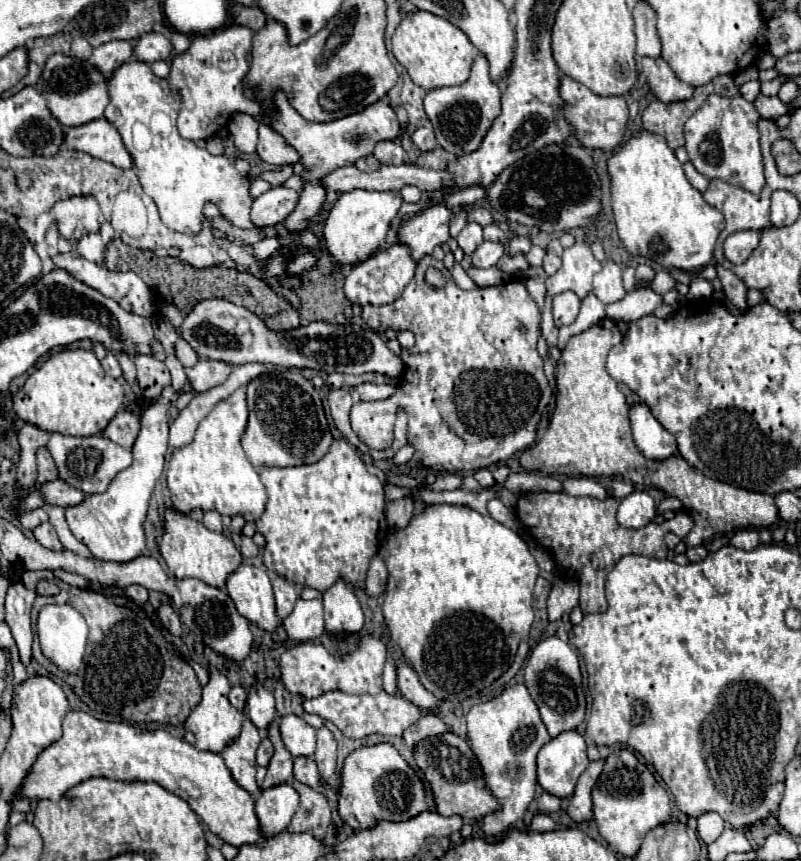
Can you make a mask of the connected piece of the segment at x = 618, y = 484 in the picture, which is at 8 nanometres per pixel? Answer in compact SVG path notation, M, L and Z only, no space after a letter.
M614 479L610 483L612 483L612 485L606 486L605 489L612 489L612 495L618 500L622 500L634 490L633 484L624 480Z

